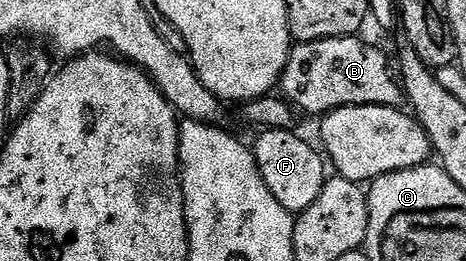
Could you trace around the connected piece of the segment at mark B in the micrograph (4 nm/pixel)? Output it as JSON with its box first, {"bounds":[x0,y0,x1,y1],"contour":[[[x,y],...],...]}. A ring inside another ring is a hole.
{"bounds":[279,35,403,118],"contour":[[[360,35],[323,38],[306,44],[294,43],[281,74],[279,92],[294,109],[302,108],[316,118],[347,106],[398,107],[403,100],[398,77],[385,65],[385,56]]]}

